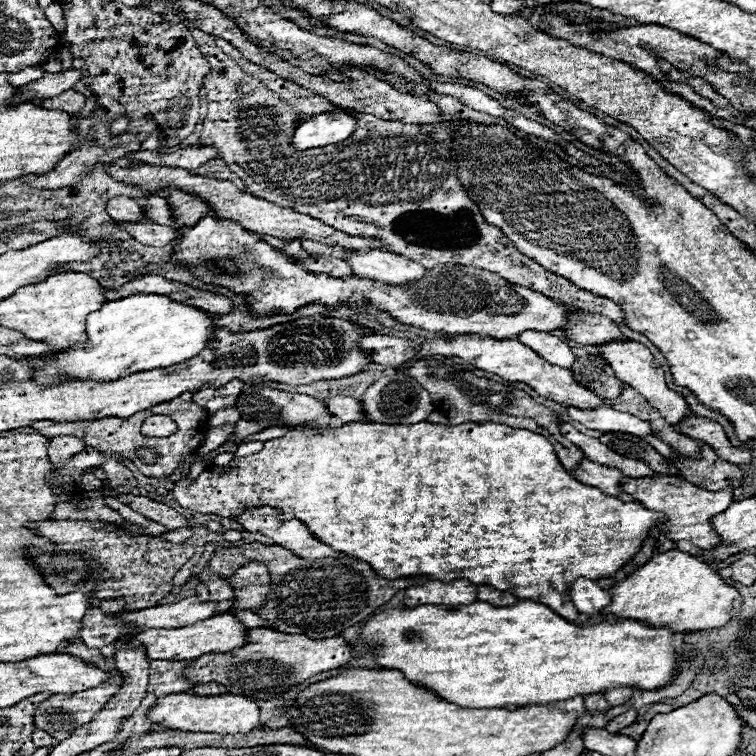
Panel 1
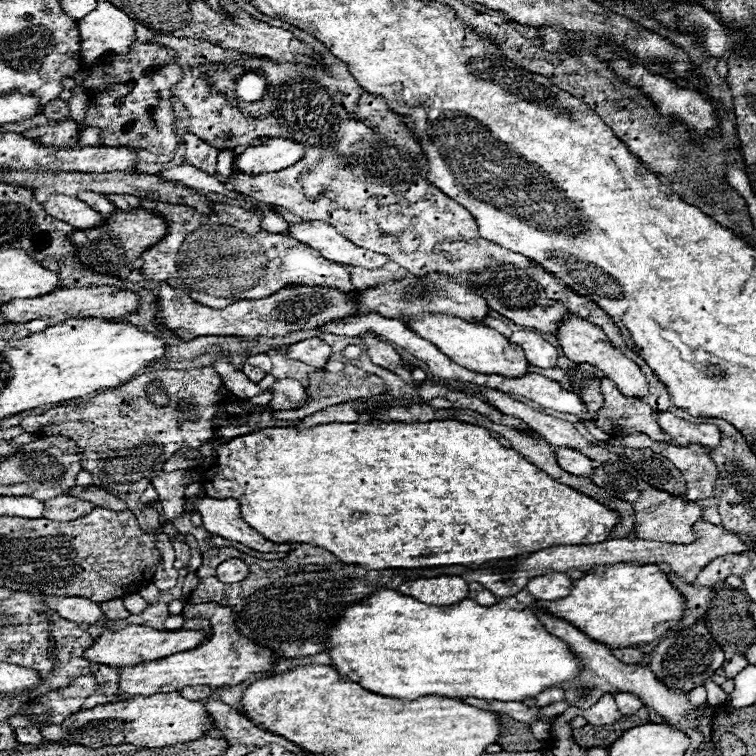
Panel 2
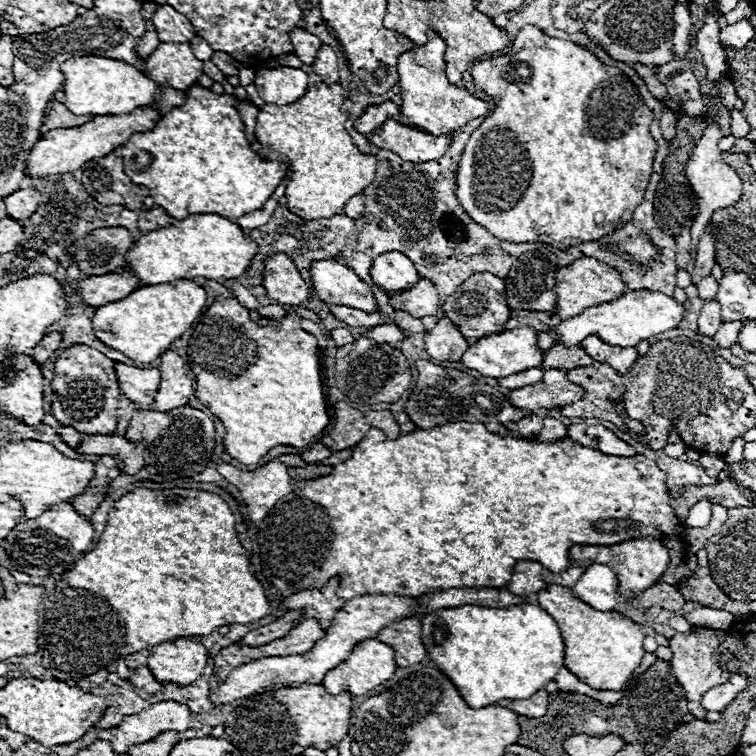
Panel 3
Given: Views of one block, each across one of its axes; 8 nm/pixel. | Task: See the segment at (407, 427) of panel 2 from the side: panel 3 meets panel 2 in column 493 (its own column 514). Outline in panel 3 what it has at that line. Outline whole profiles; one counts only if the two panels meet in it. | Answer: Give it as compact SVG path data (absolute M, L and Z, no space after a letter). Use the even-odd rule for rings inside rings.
M448 422L428 430L414 430L410 434L402 434L396 440L384 440L378 428L366 432L360 440L360 446L354 448L350 460L334 466L332 474L320 476L314 480L300 480L294 484L290 496L278 500L278 504L270 510L270 516L260 522L258 544L260 544L260 558L262 558L262 572L266 578L276 586L282 596L296 594L300 590L322 588L332 576L340 576L340 598L350 600L354 596L364 594L398 594L398 596L422 596L422 594L438 594L448 588L502 588L510 581L514 563L518 560L532 560L540 562L550 572L566 572L570 566L568 550L572 544L592 544L592 546L612 546L624 540L634 538L656 538L664 540L666 536L680 536L682 526L674 516L670 506L670 494L666 486L666 472L656 466L656 462L648 460L646 456L610 456L598 450L586 448L570 438L562 438L556 442L538 442L530 438L512 438L500 436L486 430L482 422Z

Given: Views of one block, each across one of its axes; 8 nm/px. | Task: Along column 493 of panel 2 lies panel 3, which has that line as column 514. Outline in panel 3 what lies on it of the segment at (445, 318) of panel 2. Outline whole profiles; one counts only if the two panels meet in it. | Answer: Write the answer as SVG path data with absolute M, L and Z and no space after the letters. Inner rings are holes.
M520 326L514 330L482 336L474 346L464 352L462 364L472 370L478 370L488 378L504 378L510 374L518 374L526 368L538 368L542 364L542 358L544 352L538 348L538 332L530 326Z

